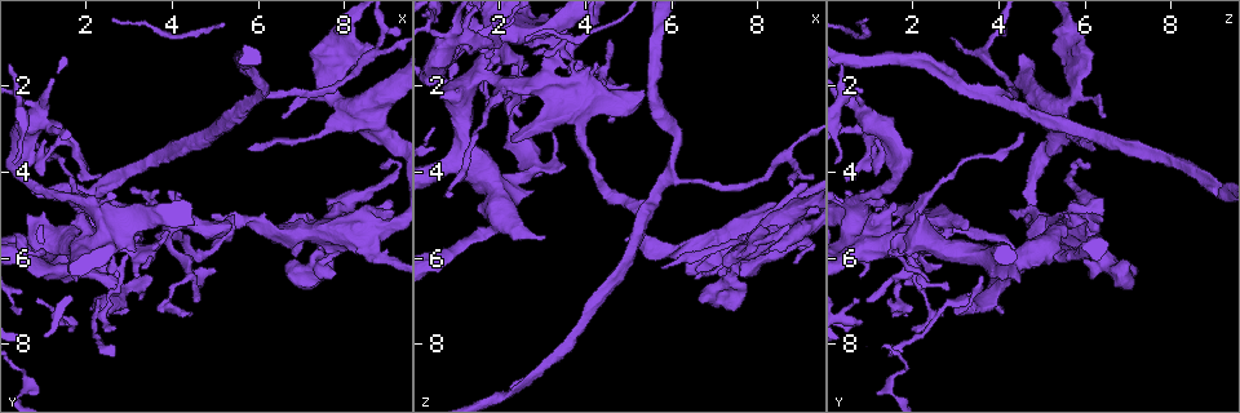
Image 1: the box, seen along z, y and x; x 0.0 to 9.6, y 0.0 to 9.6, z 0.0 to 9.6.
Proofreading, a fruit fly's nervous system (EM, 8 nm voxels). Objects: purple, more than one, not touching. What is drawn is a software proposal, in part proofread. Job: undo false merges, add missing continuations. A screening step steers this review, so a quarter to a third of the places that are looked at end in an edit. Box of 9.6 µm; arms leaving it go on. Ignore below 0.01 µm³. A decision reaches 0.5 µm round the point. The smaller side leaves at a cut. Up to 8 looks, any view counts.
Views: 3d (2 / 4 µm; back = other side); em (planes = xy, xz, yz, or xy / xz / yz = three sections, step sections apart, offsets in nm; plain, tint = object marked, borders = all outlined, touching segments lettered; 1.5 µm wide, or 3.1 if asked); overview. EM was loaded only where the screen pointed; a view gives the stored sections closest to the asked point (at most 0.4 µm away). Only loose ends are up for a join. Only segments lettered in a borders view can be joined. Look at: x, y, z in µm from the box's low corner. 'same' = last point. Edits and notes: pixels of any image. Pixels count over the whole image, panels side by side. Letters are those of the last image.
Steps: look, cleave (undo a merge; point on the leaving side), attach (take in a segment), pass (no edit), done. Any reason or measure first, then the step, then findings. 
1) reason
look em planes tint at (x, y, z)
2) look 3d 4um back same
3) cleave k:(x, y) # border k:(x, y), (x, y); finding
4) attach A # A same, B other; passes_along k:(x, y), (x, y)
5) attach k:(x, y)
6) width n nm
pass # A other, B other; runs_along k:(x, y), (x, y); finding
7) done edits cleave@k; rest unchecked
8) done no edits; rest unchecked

three arms meet
look em yz step 8 tint at (8.60, 1.25, 3.65)

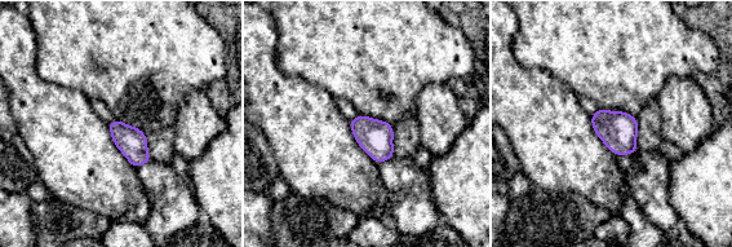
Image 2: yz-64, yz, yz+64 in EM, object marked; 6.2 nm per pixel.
look em planes tint same

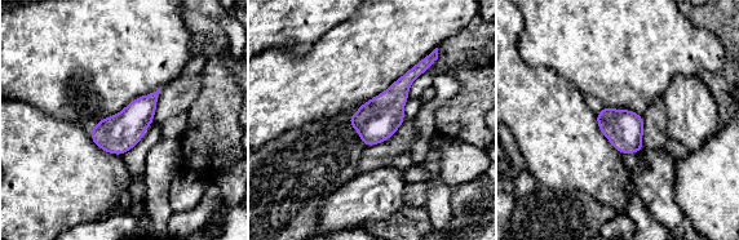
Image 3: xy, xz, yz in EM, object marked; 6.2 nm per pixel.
what lies round it
look em planes borders same

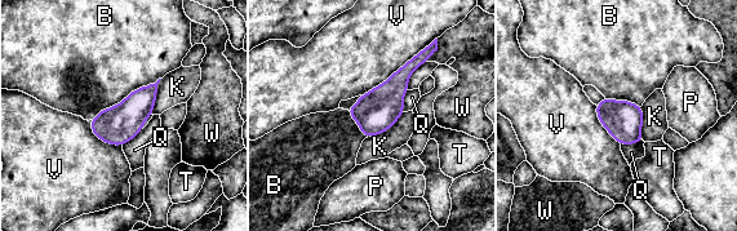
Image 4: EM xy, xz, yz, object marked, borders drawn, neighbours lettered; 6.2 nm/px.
longest_contact V 550 nm
pass # B other, K other, P other, Q other, T other, V other, W other; all the same cell

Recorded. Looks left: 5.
an open end
look 3d 4um at (6.55, 2.70, 6.45)

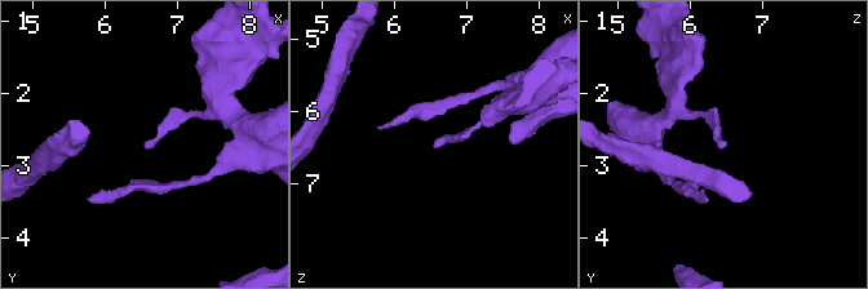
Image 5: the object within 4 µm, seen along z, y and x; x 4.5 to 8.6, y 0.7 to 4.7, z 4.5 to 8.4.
shape alone is not enough
look em planes borders at (6.60, 2.70, 6.45)

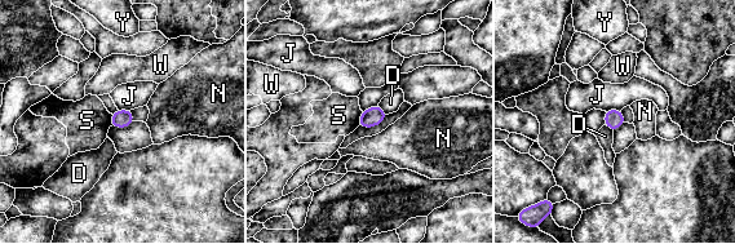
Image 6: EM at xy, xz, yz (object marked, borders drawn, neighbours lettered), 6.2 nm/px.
width 110 nm
pass # D other, J other, N other, S other, W other, Y other; border 6:(362, 111), (357, 125); none of them fits

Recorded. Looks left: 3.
two arms in line, one across
look 3d 4um at (5.95, 2.25, 4.05)

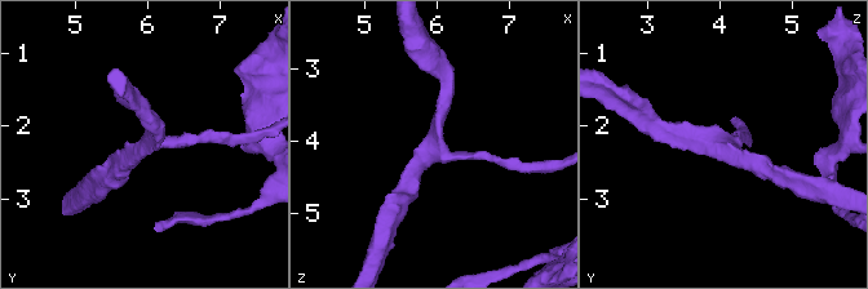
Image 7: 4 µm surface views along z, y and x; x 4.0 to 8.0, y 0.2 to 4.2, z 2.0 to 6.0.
arms 3; now the EM
look em planes tint at (5.95, 2.25, 4.05)

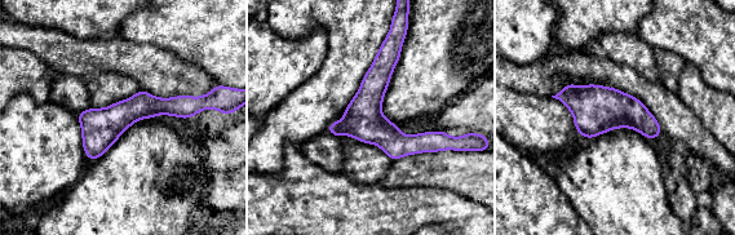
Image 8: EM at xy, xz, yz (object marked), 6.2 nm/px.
look em planes borders same

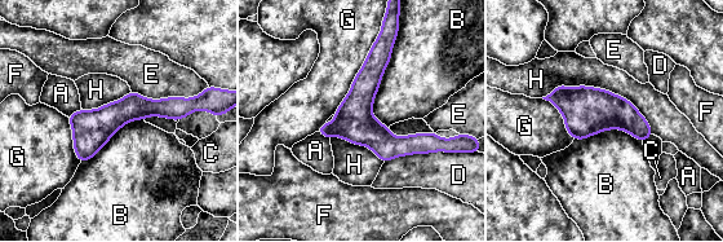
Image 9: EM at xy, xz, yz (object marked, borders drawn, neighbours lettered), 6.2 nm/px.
pass # A other, B other, C other, D other, E other, F other, G other, H other; runs_along 9:(189, 106), (129, 108), (78, 152); continuous, no second cell

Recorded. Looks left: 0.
done no edits; rest unchecked

